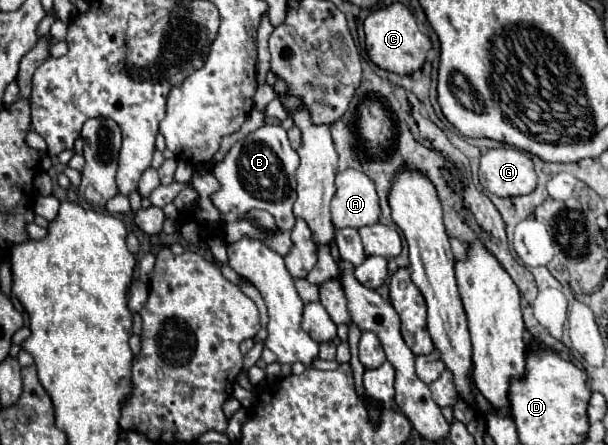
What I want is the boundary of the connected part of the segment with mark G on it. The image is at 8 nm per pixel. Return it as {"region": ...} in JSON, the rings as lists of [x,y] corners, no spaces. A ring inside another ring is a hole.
{"region":[[[495,147],[481,155],[479,181],[499,197],[527,195],[537,185],[533,161],[515,147]]]}

